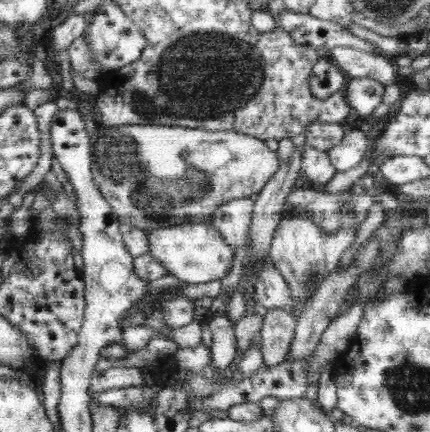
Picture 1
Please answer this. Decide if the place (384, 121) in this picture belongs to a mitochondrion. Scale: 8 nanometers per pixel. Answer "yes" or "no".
no

